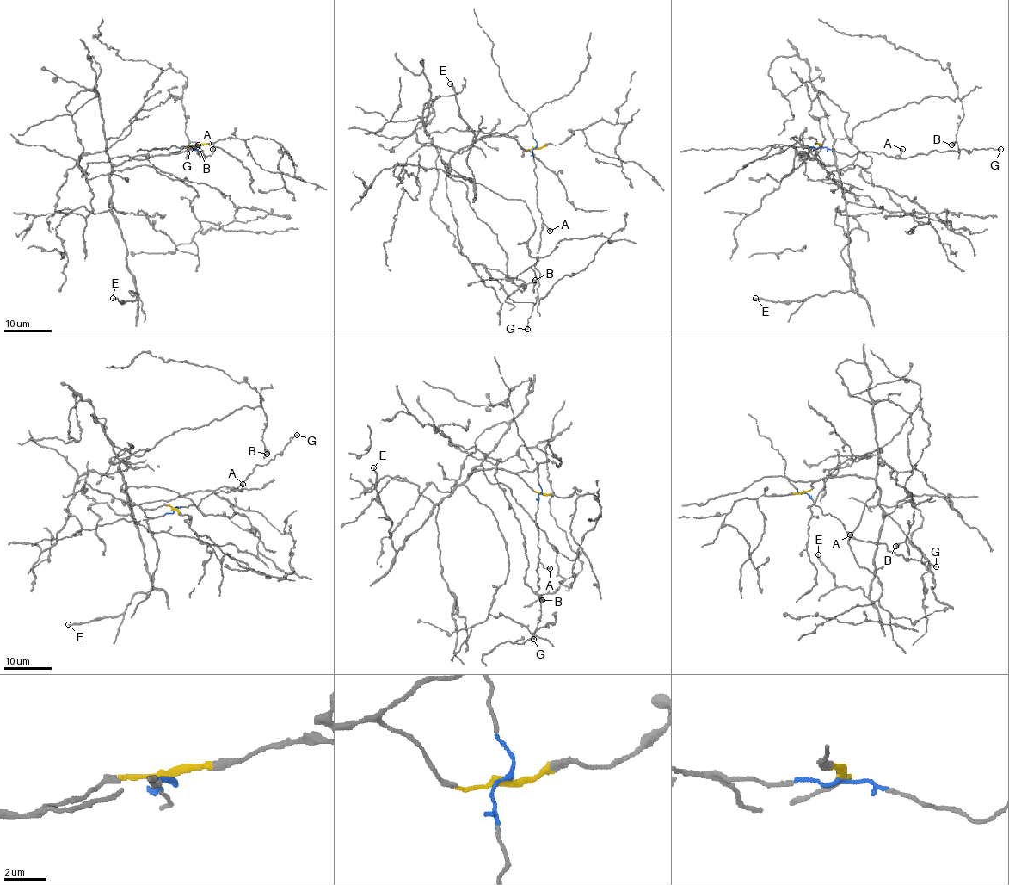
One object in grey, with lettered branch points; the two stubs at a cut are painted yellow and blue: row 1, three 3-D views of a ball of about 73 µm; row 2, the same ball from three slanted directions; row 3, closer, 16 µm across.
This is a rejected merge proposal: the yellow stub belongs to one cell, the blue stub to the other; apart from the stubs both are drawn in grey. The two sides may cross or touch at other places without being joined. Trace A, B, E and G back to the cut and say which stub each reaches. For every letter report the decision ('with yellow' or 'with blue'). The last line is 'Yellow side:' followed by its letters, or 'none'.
A: with blue
B: with yellow
E: with yellow
G: with blue
Yellow side: B, E

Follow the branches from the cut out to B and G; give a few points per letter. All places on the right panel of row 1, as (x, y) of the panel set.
B: (819, 147), (809, 159), (834, 163), (833, 143), (852, 138), (857, 125), (930, 96), (962, 102), (950, 145)
G: (819, 147), (849, 156), (876, 152), (908, 158), (936, 150), (1000, 150)

